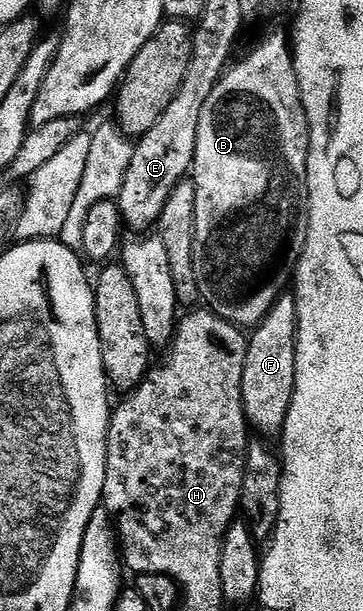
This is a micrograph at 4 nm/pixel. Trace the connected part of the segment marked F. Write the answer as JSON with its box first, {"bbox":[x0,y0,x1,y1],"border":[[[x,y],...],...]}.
{"bbox":[241,295,297,430],"border":[[[285,295],[278,296],[277,300],[273,302],[268,313],[252,330],[251,336],[247,341],[247,348],[245,351],[245,366],[243,367],[243,379],[241,383],[241,404],[245,407],[245,416],[250,422],[253,421],[261,429],[277,429],[280,430],[285,423],[285,416],[289,413],[289,403],[293,400],[293,384],[297,381],[297,303],[292,296],[285,297]]]}

